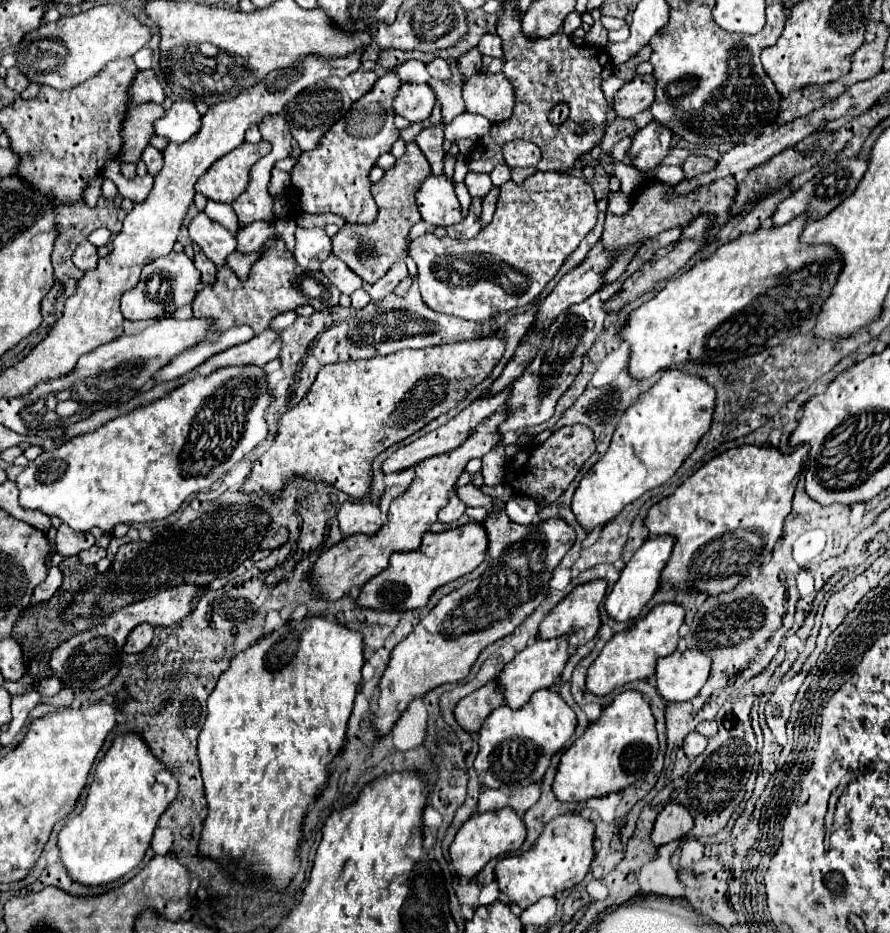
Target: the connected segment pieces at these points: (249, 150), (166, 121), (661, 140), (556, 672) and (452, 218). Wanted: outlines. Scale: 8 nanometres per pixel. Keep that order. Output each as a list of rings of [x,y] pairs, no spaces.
[[[268,141],[244,143],[240,145],[240,149],[232,149],[228,157],[220,157],[220,161],[214,161],[212,169],[208,169],[198,179],[196,191],[204,193],[208,199],[232,203],[240,193],[246,191],[252,165],[270,149],[272,145]]]
[[[176,101],[162,119],[154,123],[156,135],[166,137],[174,143],[184,143],[194,137],[202,127],[202,115],[196,109],[194,101]]]
[[[652,121],[644,129],[640,129],[634,135],[632,147],[628,151],[628,155],[632,155],[632,165],[640,171],[658,167],[672,147],[672,137],[674,133],[658,121]]]
[[[558,637],[558,639],[536,639],[534,643],[530,643],[526,649],[522,649],[520,653],[516,653],[516,657],[506,663],[502,667],[502,671],[498,673],[496,681],[498,685],[504,689],[504,699],[506,705],[510,709],[520,709],[522,705],[528,703],[530,695],[538,689],[548,689],[554,685],[554,681],[560,677],[566,661],[568,661],[568,641],[566,637]]]
[[[430,175],[420,187],[420,193],[416,193],[416,201],[418,211],[426,223],[448,227],[462,221],[454,183],[446,175]]]

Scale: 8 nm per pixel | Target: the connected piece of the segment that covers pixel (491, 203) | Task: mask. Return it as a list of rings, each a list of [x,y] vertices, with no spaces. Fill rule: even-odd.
[[[494,187],[490,191],[490,197],[482,199],[482,225],[488,225],[488,221],[492,221],[494,209],[496,209],[496,201],[498,201],[498,189]]]

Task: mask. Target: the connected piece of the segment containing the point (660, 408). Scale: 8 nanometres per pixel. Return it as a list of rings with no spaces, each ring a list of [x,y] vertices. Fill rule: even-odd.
[[[666,371],[636,405],[620,419],[608,453],[582,477],[574,497],[572,513],[586,533],[610,523],[628,503],[646,491],[666,483],[684,459],[696,449],[696,441],[712,423],[714,389],[700,377]]]

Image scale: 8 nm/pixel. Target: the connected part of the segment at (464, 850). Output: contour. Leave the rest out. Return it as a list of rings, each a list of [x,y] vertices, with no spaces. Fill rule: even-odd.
[[[500,809],[500,813],[474,813],[456,833],[454,843],[450,845],[450,859],[458,877],[472,879],[490,859],[496,859],[504,853],[516,851],[524,843],[524,823],[512,813],[512,809]]]

